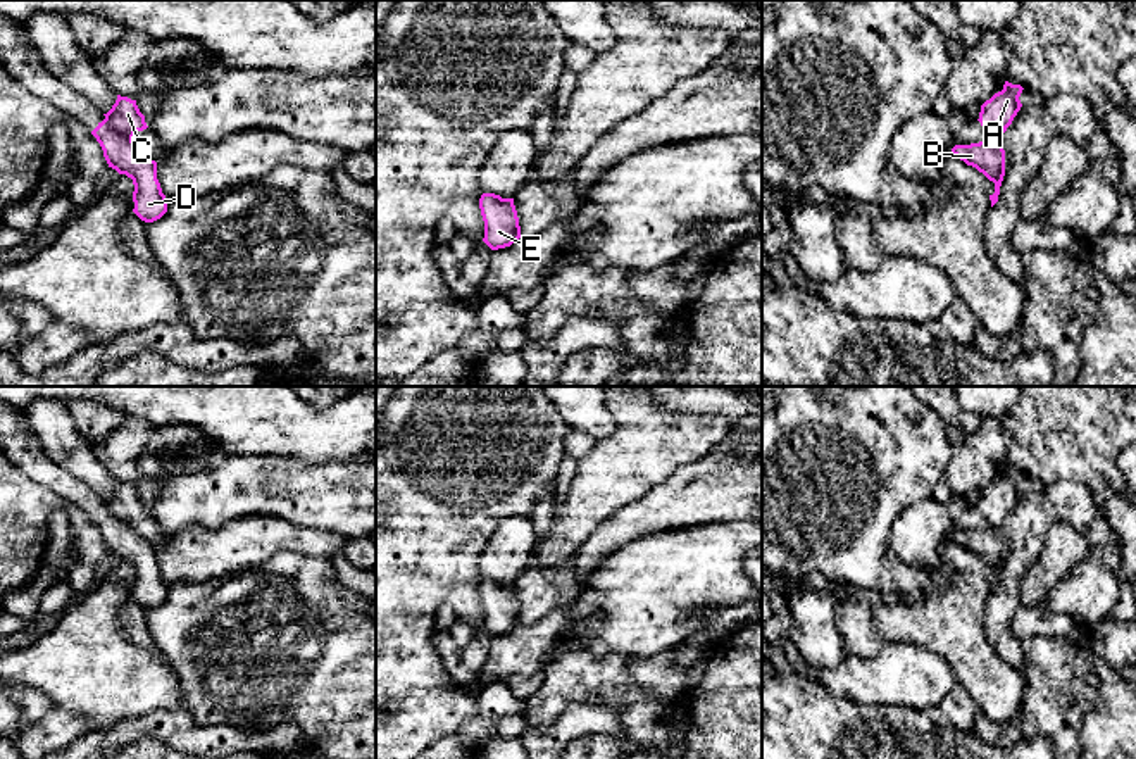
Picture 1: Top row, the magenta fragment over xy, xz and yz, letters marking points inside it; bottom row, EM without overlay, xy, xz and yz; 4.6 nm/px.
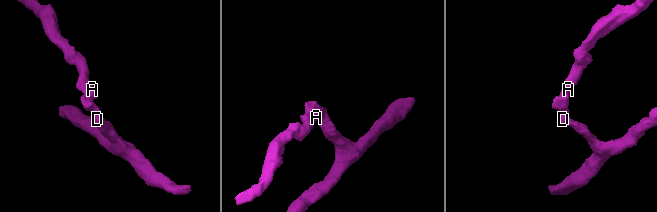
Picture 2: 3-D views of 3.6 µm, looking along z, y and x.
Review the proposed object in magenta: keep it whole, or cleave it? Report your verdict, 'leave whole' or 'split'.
split

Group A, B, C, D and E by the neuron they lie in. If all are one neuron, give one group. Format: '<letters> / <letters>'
A C / B D E

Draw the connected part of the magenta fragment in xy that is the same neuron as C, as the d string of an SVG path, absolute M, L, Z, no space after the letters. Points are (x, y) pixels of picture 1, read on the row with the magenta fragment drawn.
M117 95L112 109L103 114L109 124L133 140L136 131L147 129L145 116L140 112L136 100Z

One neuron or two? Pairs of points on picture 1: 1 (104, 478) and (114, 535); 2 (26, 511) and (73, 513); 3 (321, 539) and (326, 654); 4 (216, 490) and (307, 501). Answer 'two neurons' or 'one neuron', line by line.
1: two neurons
2: one neuron
3: two neurons
4: one neuron

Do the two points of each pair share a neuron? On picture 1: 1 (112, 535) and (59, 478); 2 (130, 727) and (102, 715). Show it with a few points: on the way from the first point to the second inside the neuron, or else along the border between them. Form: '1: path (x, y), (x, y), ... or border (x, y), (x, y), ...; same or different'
1: path (104, 520), (74, 492); same
2: border (154, 709), (93, 730); different

